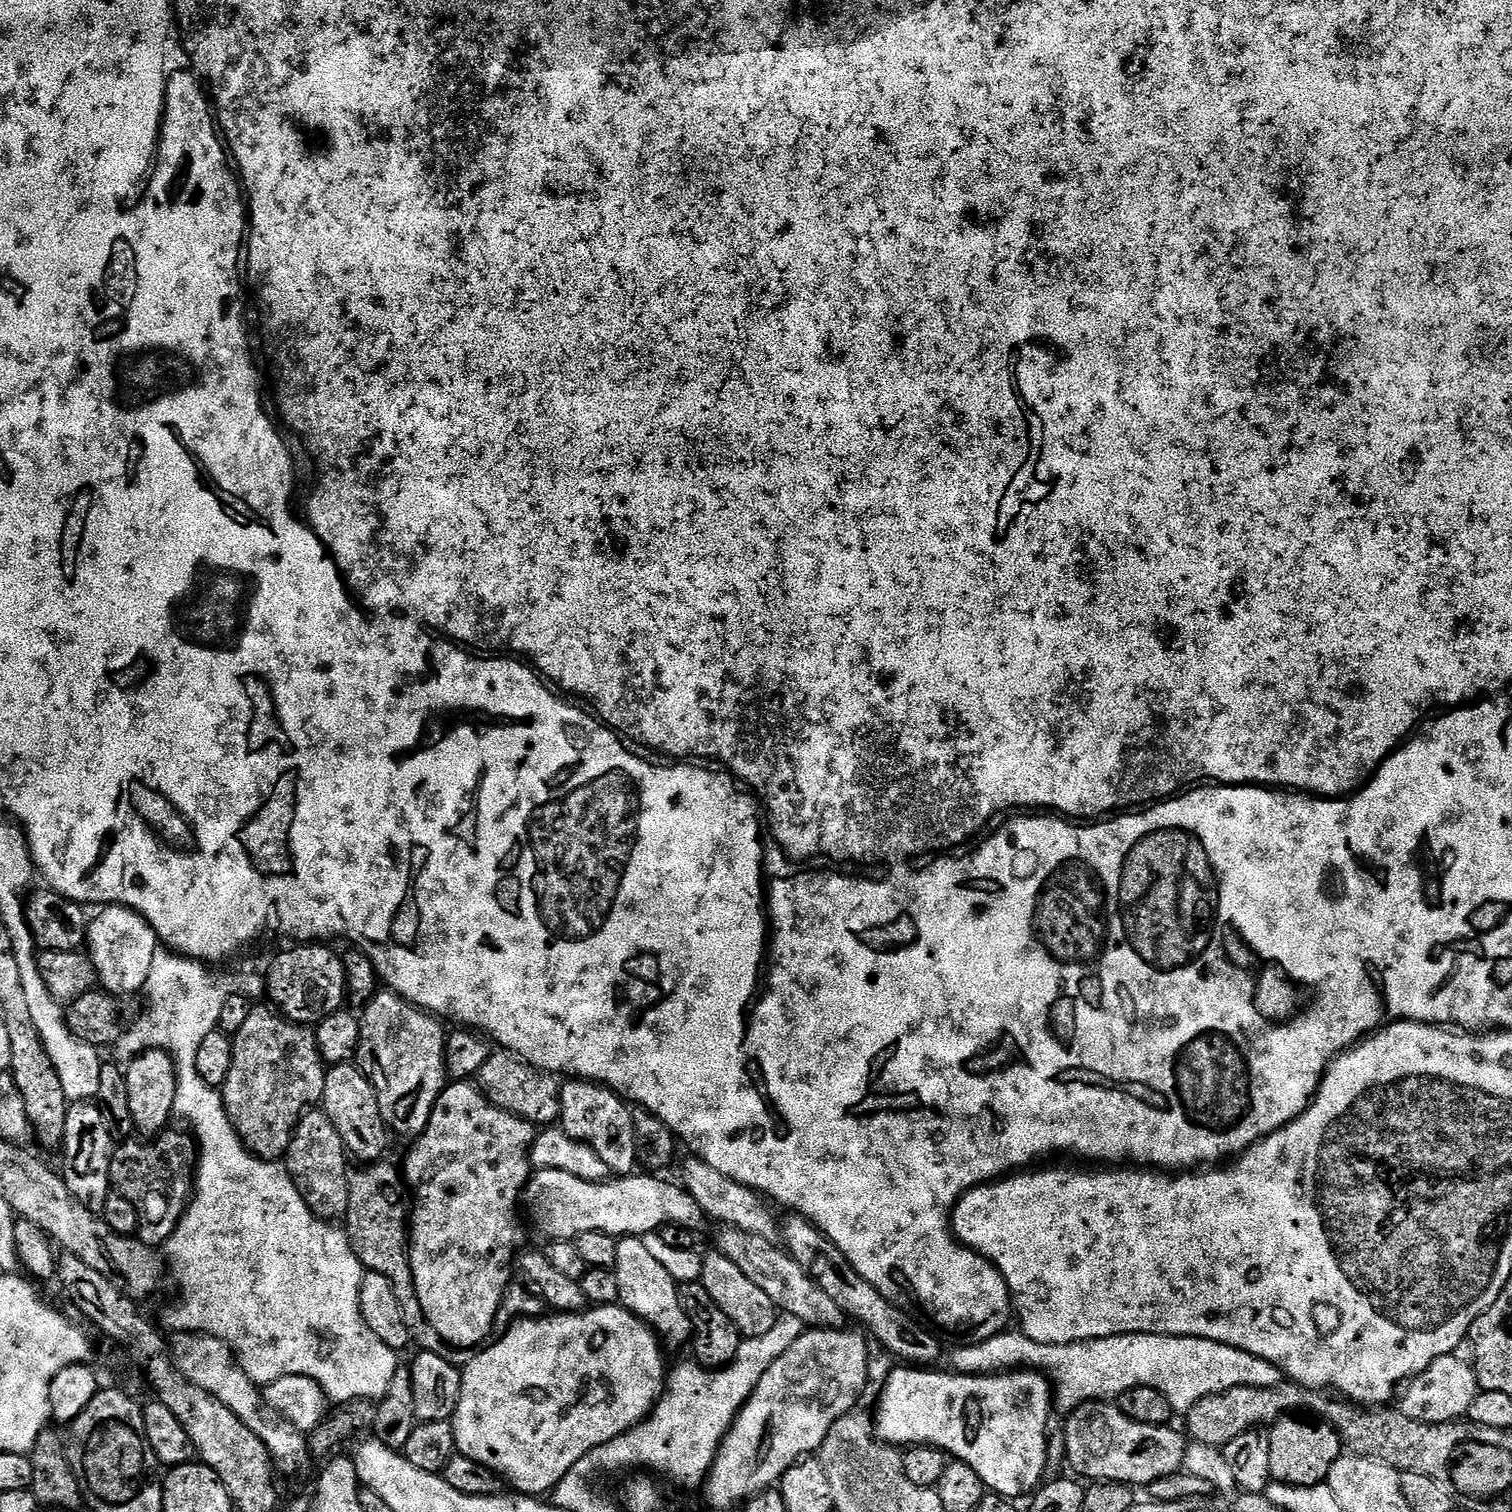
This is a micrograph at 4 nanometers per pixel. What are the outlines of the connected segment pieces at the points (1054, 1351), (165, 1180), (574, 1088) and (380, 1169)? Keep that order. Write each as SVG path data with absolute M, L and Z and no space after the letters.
M1005 1330L994 1338L986 1338L986 1342L965 1344L953 1347L951 1367L960 1374L995 1374L1005 1370L1035 1370L1048 1377L1054 1389L1054 1404L1064 1414L1070 1414L1078 1406L1089 1404L1092 1400L1111 1401L1120 1397L1126 1390L1134 1386L1150 1386L1162 1394L1170 1402L1173 1413L1187 1414L1202 1398L1210 1398L1210 1394L1222 1394L1226 1390L1234 1390L1238 1386L1258 1386L1269 1388L1282 1383L1282 1373L1266 1358L1258 1358L1254 1354L1246 1354L1246 1350L1238 1350L1234 1346L1226 1346L1222 1342L1214 1342L1206 1338L1193 1336L1159 1336L1158 1334L1122 1334L1097 1340L1083 1340L1073 1344L1043 1344L1034 1342L1022 1330Z
M172 1126L155 1139L129 1138L115 1145L110 1162L112 1187L134 1202L134 1210L138 1210L138 1239L143 1244L167 1245L188 1207L198 1149L191 1131L183 1131Z
M568 1078L560 1085L560 1119L558 1127L570 1138L590 1146L602 1162L606 1162L613 1177L630 1176L637 1171L636 1135L629 1101L605 1084L594 1080Z
M368 1162L363 1166L353 1167L348 1173L348 1213L342 1217L346 1225L346 1235L354 1254L360 1263L370 1272L377 1272L390 1278L398 1302L402 1302L402 1315L406 1318L409 1337L420 1343L419 1347L426 1352L433 1352L446 1362L463 1366L471 1362L473 1349L454 1348L447 1344L426 1322L422 1306L414 1290L414 1278L408 1261L408 1230L410 1227L410 1204L406 1199L406 1188L402 1183L402 1172L399 1167L385 1162Z

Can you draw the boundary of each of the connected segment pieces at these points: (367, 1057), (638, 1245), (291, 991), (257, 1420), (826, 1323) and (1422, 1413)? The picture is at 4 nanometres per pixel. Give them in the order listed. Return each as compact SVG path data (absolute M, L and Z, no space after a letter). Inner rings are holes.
M391 990L377 991L373 1000L364 1005L359 1018L360 1037L355 1063L374 1086L384 1123L393 1133L415 1138L426 1130L434 1102L438 1102L446 1083L446 1028L435 1015Z
M626 1236L617 1239L616 1245L618 1258L615 1270L620 1304L644 1321L669 1349L679 1344L687 1345L692 1338L692 1327L690 1318L686 1318L686 1310L682 1310L680 1305L680 1289L676 1280L670 1278L670 1274L652 1257L650 1250L646 1250L641 1237Z
M304 942L301 943L299 946L292 946L296 948L288 948L285 952L280 952L277 954L276 957L272 960L272 965L269 966L268 972L266 971L266 996L267 999L274 1005L277 1012L280 1013L281 1016L284 1016L288 1020L291 1020L294 1024L302 1024L305 1026L315 1026L319 1024L322 1018L326 1018L330 1014L334 1014L335 1012L341 1011L345 1007L346 1004L346 993L344 991L344 987L346 986L346 974L344 973L344 961L342 959L341 953L338 951L331 952L330 949L324 948L328 947L325 946L323 943L320 942Z
M178 1332L171 1337L170 1347L176 1365L182 1374L186 1374L186 1378L190 1378L190 1382L194 1382L194 1386L214 1394L222 1406L230 1406L230 1410L234 1410L234 1414L238 1414L238 1418L242 1418L242 1422L246 1422L246 1426L250 1426L250 1430L262 1438L266 1450L272 1456L273 1465L279 1471L281 1468L284 1472L296 1472L310 1460L307 1435L268 1408L261 1389L242 1370L226 1342L216 1336L207 1336L204 1332Z
M721 1227L721 1232L716 1236L715 1244L730 1262L742 1269L742 1274L750 1278L767 1296L774 1301L774 1306L780 1312L794 1314L805 1326L813 1328L838 1328L845 1323L844 1312L822 1291L822 1286L794 1262L794 1258L783 1247L777 1246L773 1241L766 1238L758 1238L756 1234L746 1234L744 1230L738 1230L736 1227ZM777 1246L777 1248L775 1248Z
M1459 1355L1443 1356L1434 1362L1425 1372L1419 1372L1407 1381L1398 1400L1398 1408L1406 1418L1414 1418L1427 1424L1451 1424L1467 1417L1474 1398L1482 1391L1475 1367L1467 1359L1459 1360ZM1468 1363L1468 1364L1467 1364ZM1408 1388L1408 1389L1407 1389Z

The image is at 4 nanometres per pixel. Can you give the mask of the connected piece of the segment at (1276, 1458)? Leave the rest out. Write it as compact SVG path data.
M1285 1414L1267 1429L1270 1442L1270 1474L1277 1484L1314 1486L1327 1481L1334 1462L1342 1454L1340 1433L1327 1422L1315 1424L1312 1420L1299 1420L1296 1414Z

